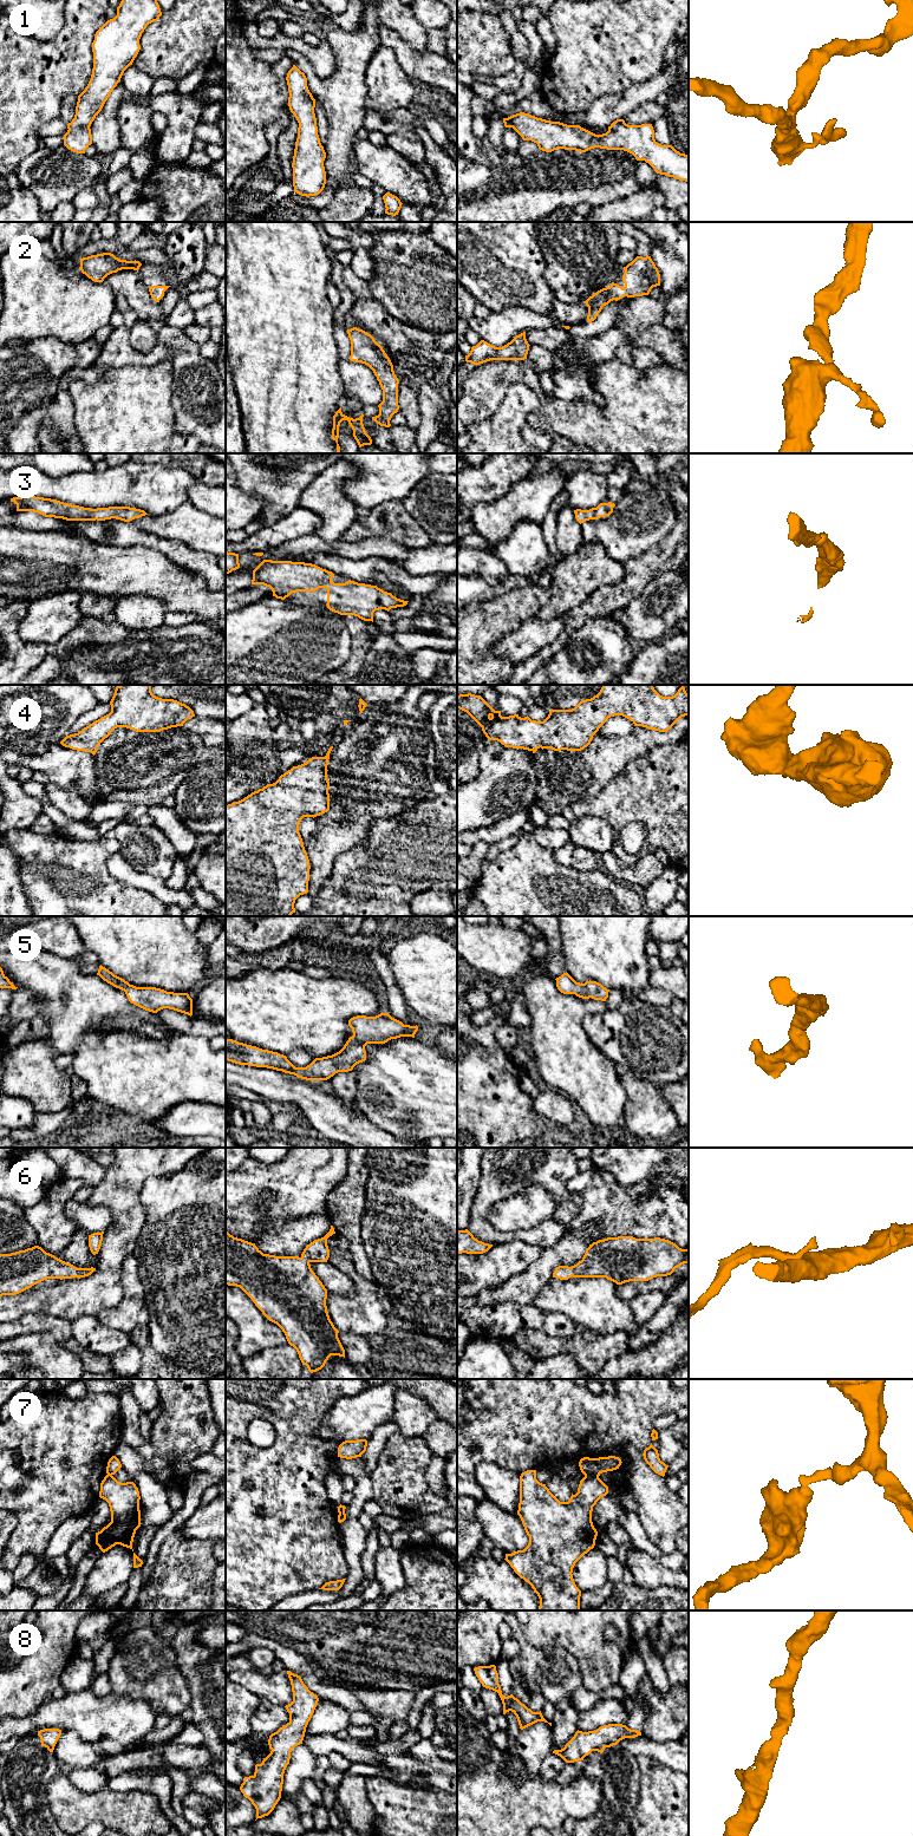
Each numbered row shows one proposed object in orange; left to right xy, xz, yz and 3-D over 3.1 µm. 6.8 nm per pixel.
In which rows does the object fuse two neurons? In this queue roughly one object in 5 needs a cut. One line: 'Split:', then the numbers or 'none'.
Split: 7

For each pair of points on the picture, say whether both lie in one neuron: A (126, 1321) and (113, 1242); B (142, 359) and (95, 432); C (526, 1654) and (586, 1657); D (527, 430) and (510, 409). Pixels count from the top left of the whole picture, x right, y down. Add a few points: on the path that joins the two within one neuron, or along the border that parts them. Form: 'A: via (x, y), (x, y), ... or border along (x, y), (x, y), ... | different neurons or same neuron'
A: border along (128, 1255), (121, 1273), (122, 1299), (110, 1308) | different neurons
B: border along (165, 358), (152, 365), (121, 365), (111, 368) | different neurons
C: border along (548, 1646), (562, 1646), (574, 1658), (581, 1684) | different neurons
D: border along (526, 420), (521, 429), (521, 436), (525, 440) | different neurons

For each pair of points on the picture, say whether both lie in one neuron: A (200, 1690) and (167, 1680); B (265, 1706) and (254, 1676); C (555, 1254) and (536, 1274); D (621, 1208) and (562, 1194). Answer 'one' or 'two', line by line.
A: two
B: two
C: one
D: two

